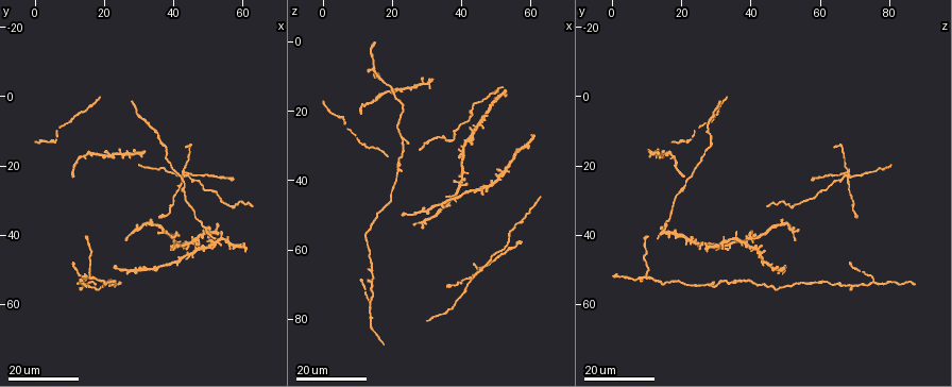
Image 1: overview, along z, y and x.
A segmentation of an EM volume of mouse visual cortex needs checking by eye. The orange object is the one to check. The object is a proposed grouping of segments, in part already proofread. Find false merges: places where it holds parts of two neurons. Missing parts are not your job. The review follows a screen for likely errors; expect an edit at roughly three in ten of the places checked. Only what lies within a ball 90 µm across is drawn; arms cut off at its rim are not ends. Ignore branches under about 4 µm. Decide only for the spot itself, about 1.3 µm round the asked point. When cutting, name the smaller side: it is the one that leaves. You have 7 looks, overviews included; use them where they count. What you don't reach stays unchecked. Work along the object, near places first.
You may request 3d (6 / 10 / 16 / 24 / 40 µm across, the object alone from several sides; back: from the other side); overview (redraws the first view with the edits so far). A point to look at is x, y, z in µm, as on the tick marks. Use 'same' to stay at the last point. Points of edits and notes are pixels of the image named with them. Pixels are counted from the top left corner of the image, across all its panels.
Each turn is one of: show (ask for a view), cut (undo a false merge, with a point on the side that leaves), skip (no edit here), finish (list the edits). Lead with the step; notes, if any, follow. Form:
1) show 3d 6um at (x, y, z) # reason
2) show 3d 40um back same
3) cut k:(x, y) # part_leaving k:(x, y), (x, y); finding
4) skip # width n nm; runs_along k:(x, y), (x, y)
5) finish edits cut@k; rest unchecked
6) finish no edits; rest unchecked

show 3d 16um at (14.0, 53.0, 75.5) # three-way junction

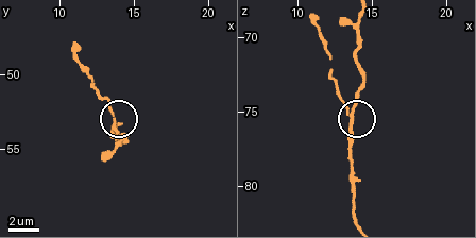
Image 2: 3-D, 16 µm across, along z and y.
show 3d 10um at (13.8, 53.4, 75.4)

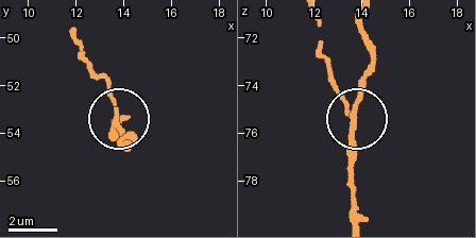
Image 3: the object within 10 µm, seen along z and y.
skip # runs_along 3:(360, 21), (372, 64), (354, 118), (344, 96); all the same neuron

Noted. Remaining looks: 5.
show 3d 24um at (16.0, 52.5, 10.0) # three arms meet

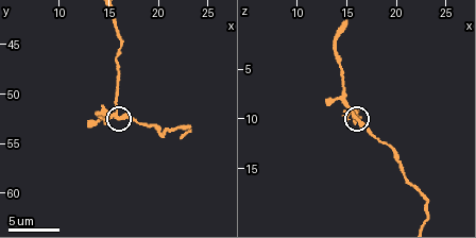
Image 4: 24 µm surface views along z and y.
show 3d 10um at (15.8, 52.0, 9.6)

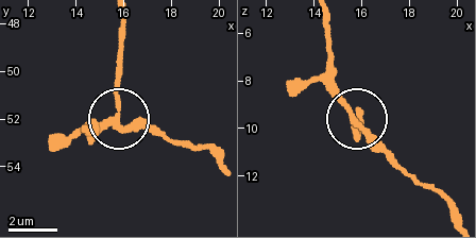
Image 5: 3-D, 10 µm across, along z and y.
cut 5:(119, 80) # arms 3; part_leaving 5:(117, 116), (123, 20); a second neuron is stuck on

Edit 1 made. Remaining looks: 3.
show overview # see it whole again

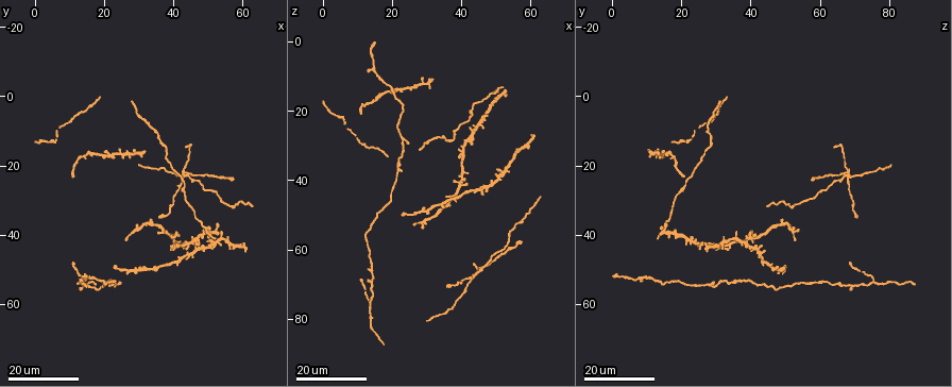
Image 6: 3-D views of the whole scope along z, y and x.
show 3d 24um at (42.5, 22.0, 68.5) # arms run side by side

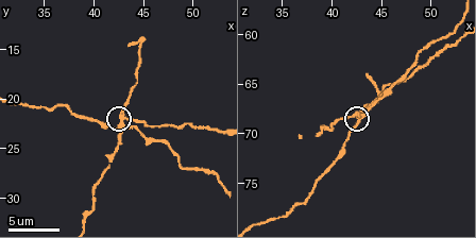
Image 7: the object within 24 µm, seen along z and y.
show 3d 10um same # closer look

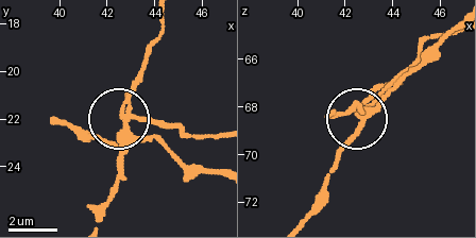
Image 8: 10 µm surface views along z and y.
cut 8:(120, 179) # side_arm 20 um; part_leaving 8:(121, 141), (128, 125), (139, 119), (194, 137), (219, 137); a second neuron is stuck on

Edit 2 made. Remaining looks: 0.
finish edits cut@5, cut@8; rest unchecked

